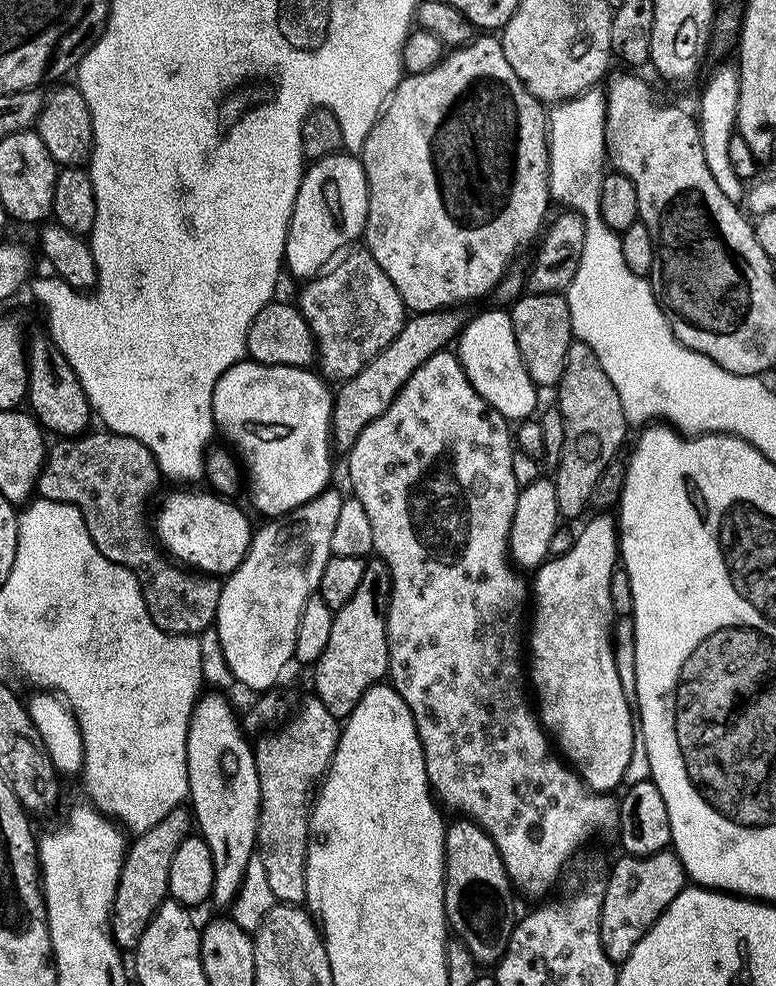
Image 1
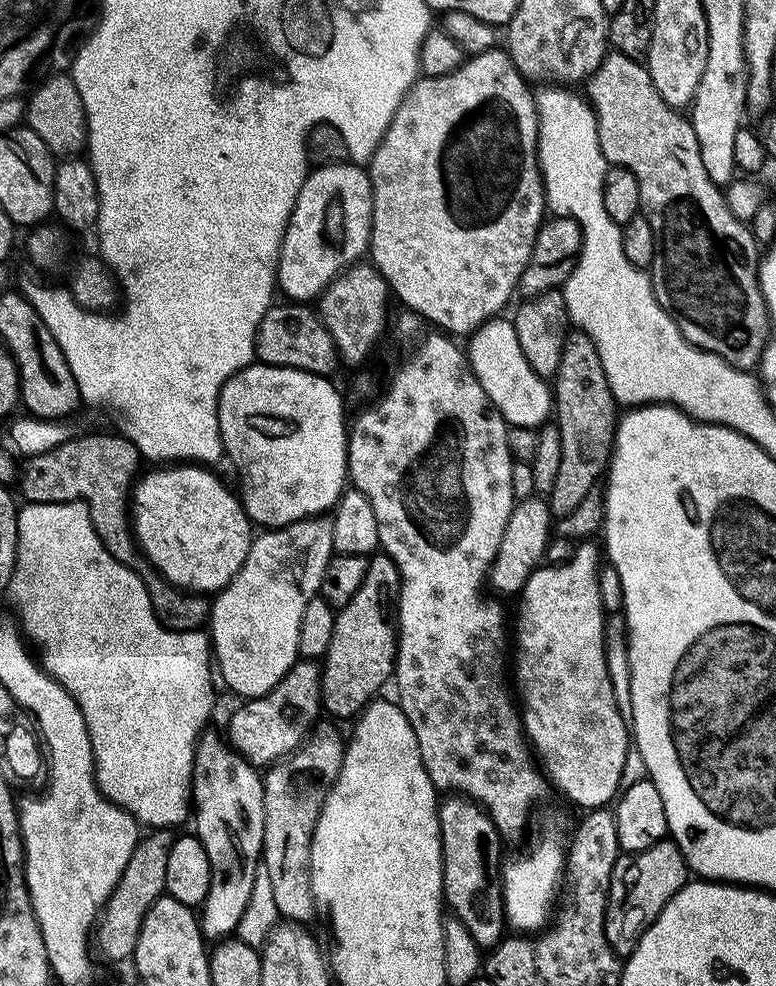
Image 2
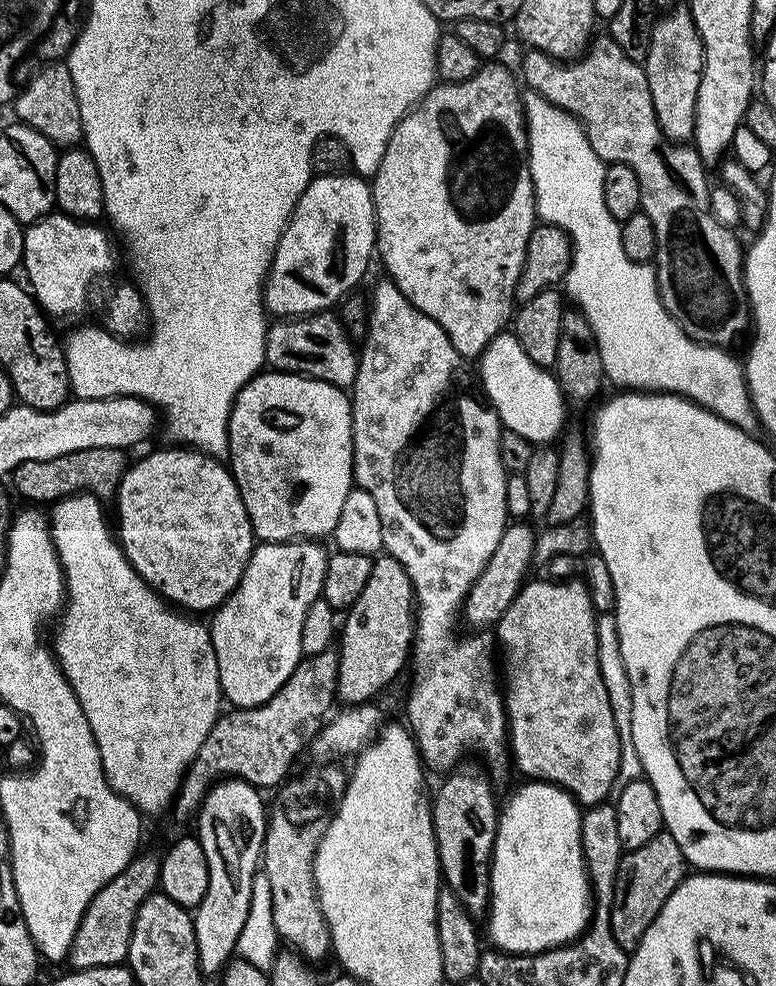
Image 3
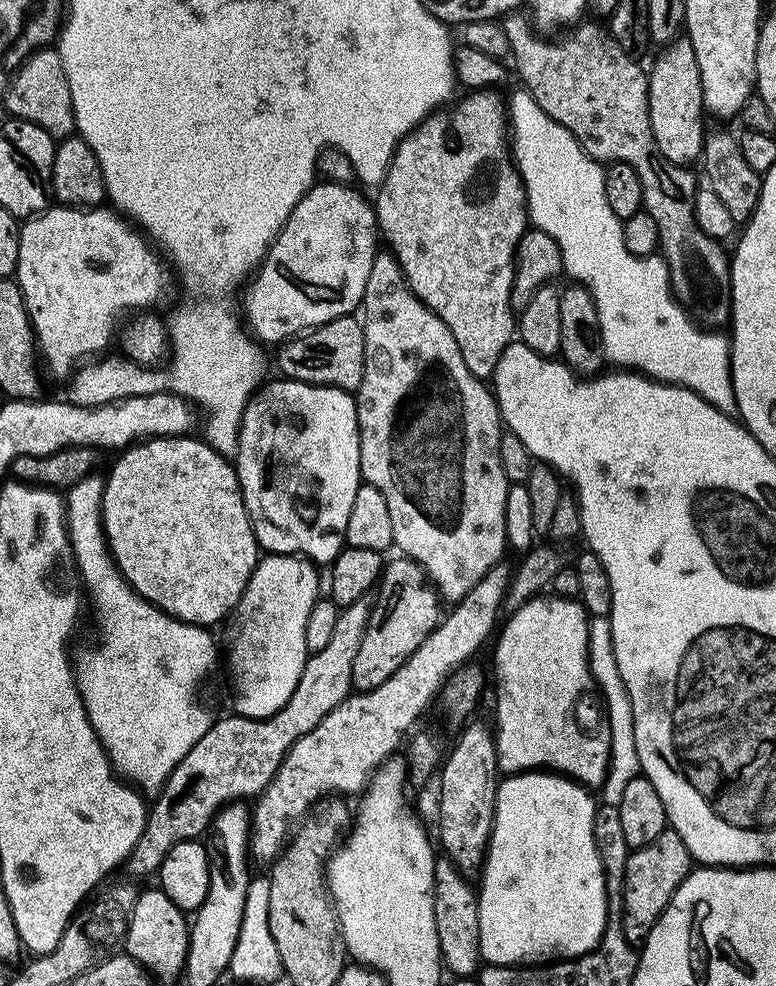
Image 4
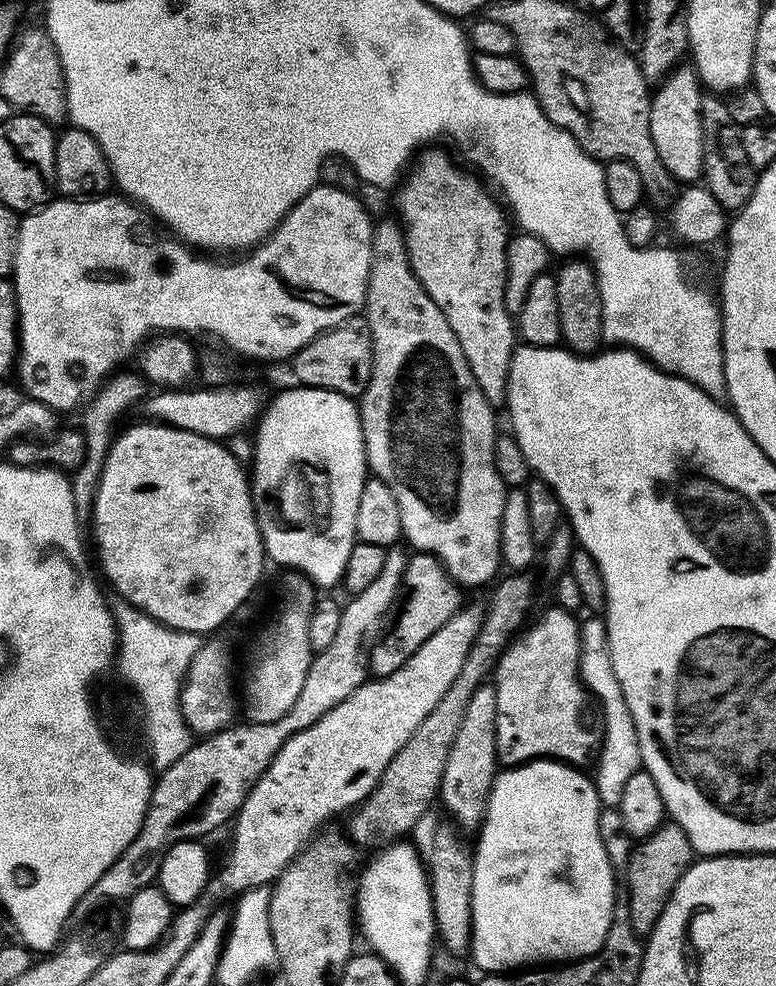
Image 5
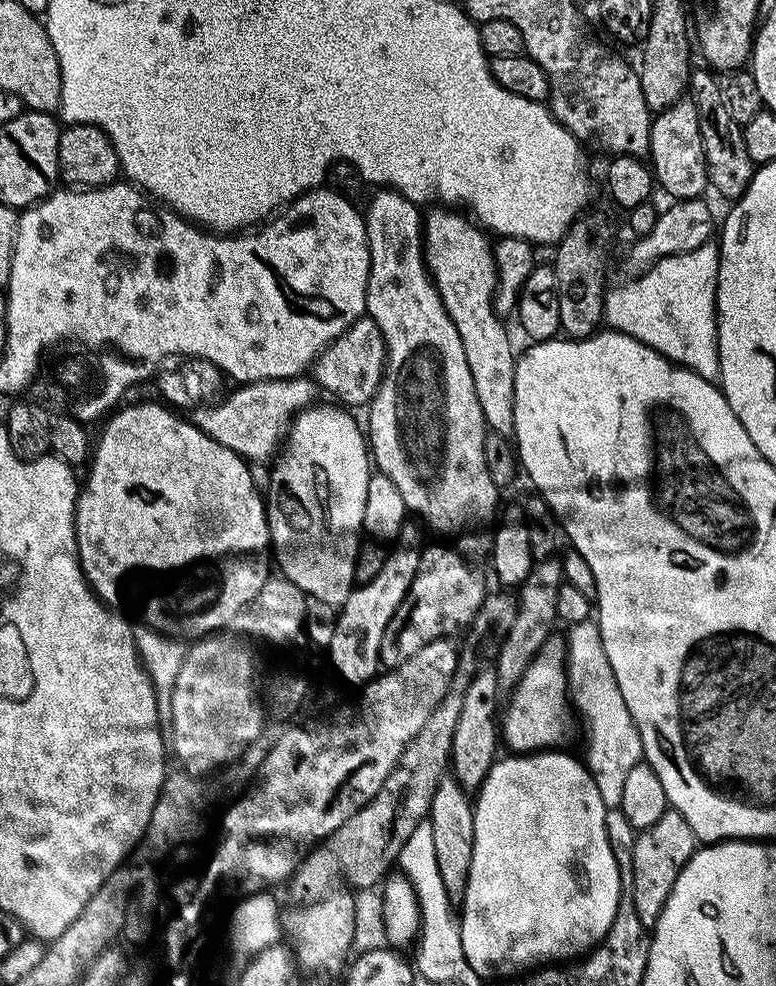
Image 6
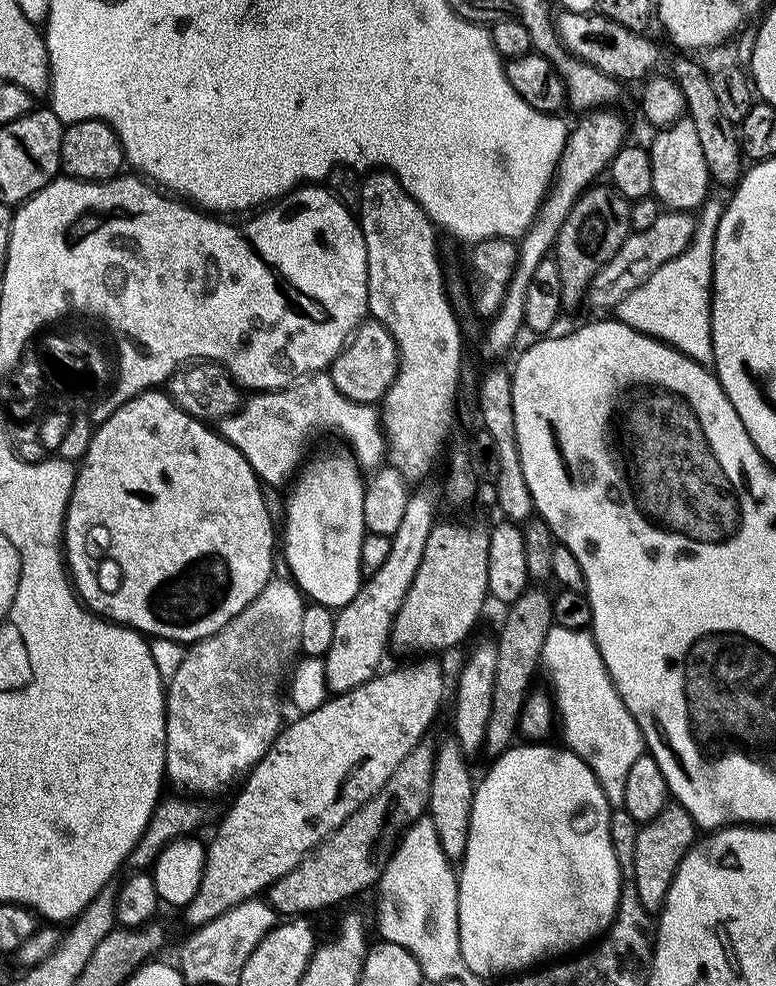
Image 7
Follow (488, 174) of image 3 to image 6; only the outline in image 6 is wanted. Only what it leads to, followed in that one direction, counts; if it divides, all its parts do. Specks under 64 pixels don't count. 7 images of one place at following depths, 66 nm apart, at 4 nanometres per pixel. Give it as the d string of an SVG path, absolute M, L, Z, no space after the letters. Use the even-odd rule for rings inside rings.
M432 216L423 221L424 262L446 306L446 314L450 314L450 322L454 322L454 330L458 330L458 338L462 338L462 350L466 350L466 362L474 378L474 394L478 394L484 423L491 431L511 437L518 356L515 351L512 353L512 340L494 303L496 253L493 241L488 241L489 233L479 223L464 216Z

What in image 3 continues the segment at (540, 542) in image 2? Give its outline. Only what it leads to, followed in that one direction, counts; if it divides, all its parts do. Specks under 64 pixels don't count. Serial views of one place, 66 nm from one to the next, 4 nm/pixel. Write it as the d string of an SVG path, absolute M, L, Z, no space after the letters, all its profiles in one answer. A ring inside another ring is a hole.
M528 522L509 523L494 554L490 554L490 562L482 566L482 574L478 574L474 586L470 586L462 609L463 623L465 620L466 623L473 624L471 627L476 630L488 630L500 623L502 614L510 610L510 602L514 602L514 598L524 587L529 575L528 567L533 567L532 555L536 549L536 538L537 533L532 532Z

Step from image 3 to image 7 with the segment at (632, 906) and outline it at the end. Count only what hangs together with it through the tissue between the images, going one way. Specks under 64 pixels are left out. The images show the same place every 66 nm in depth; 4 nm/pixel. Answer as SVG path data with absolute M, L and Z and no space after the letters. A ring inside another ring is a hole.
M669 802L657 816L639 825L638 838L634 842L634 886L638 890L638 899L649 914L659 913L663 909L674 874L697 839L698 829L694 818L675 802Z

